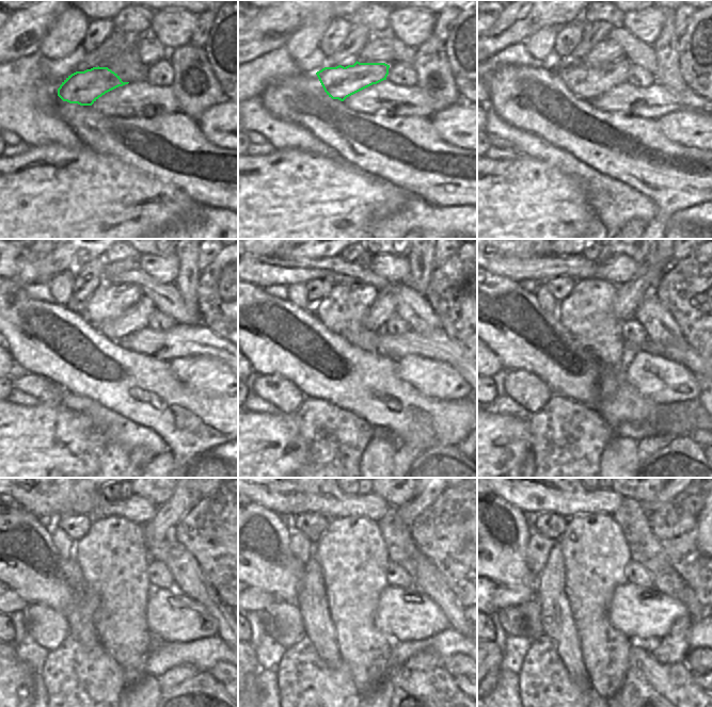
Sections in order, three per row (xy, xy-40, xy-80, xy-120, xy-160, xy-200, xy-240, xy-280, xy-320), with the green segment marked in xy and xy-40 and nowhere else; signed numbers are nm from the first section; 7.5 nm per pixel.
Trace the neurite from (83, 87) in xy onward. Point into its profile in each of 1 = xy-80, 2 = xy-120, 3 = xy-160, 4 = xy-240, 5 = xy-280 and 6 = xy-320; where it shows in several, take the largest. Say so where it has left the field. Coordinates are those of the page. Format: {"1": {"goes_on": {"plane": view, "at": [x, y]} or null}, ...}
{"1": {"goes_on": {"plane": "xy-80", "at": [587, 83]}}, "2": {"goes_on": {"plane": "xy-120", "at": [135, 318]}}, "3": {"goes_on": {"plane": "xy-160", "at": [383, 307]}}, "4": {"goes_on": {"plane": "xy-240", "at": [168, 515]}}, "5": {"goes_on": {"plane": "xy-280", "at": [422, 499]}}, "6": {"goes_on": {"plane": "xy-320", "at": [661, 499]}}}

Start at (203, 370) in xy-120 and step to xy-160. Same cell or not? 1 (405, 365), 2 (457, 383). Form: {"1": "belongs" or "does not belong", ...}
{"1": "belongs", "2": "belongs"}

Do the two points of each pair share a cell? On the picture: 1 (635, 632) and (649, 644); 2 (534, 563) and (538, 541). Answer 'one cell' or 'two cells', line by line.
1: two cells
2: one cell

